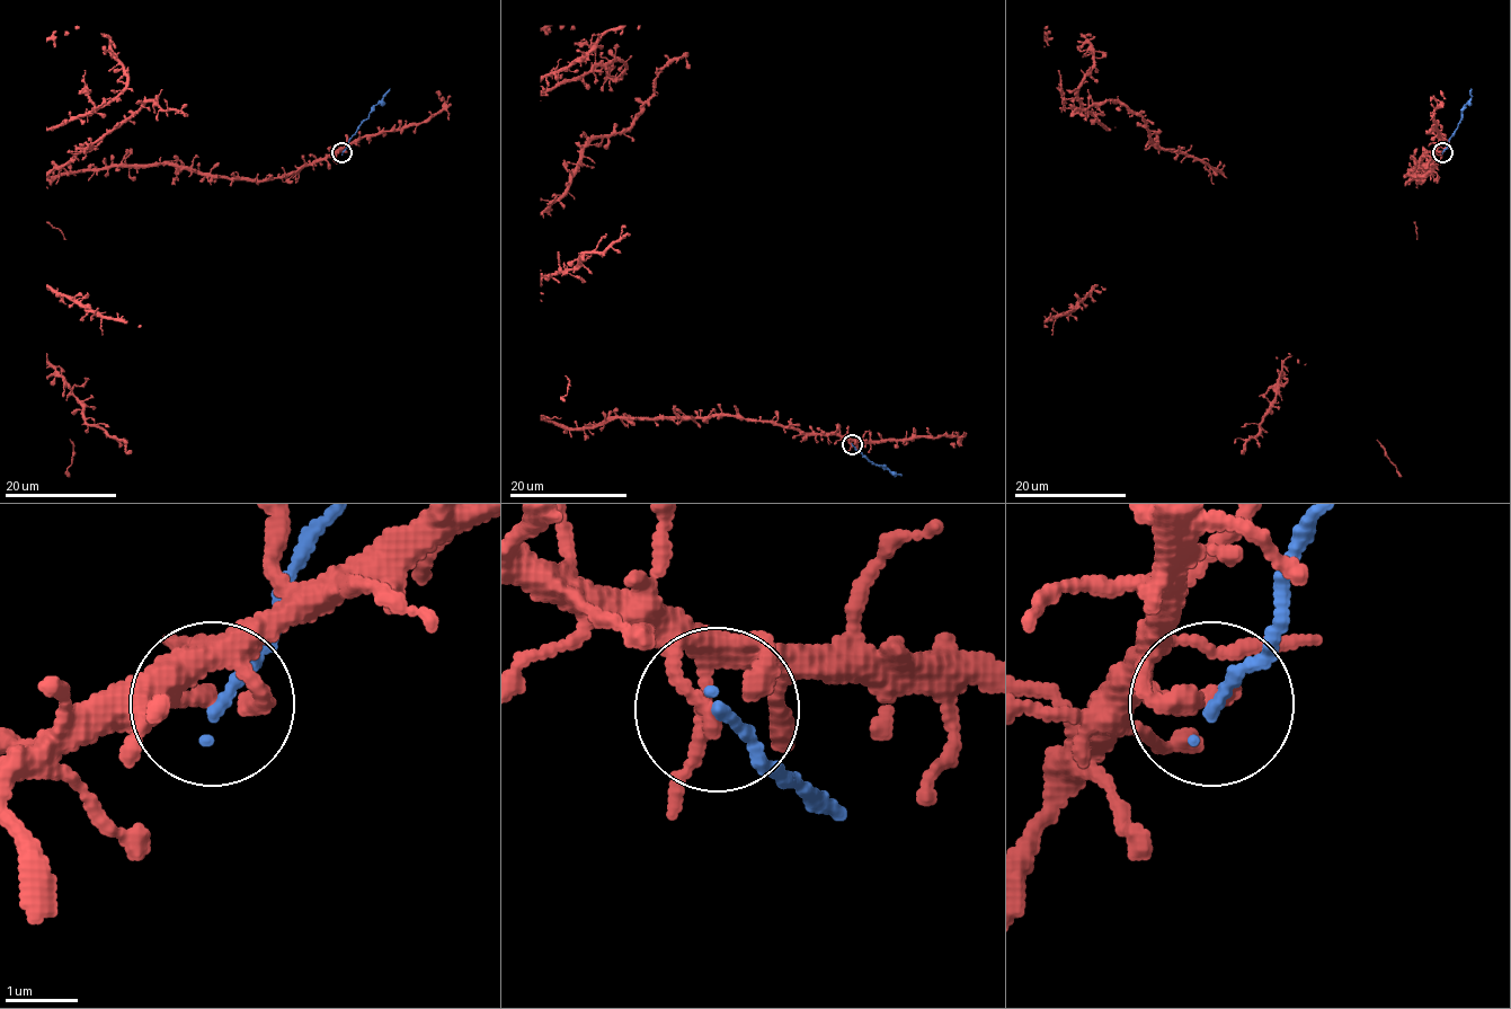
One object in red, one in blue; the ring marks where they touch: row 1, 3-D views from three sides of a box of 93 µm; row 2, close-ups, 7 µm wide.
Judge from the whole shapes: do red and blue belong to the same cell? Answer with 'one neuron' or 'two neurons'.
two neurons

